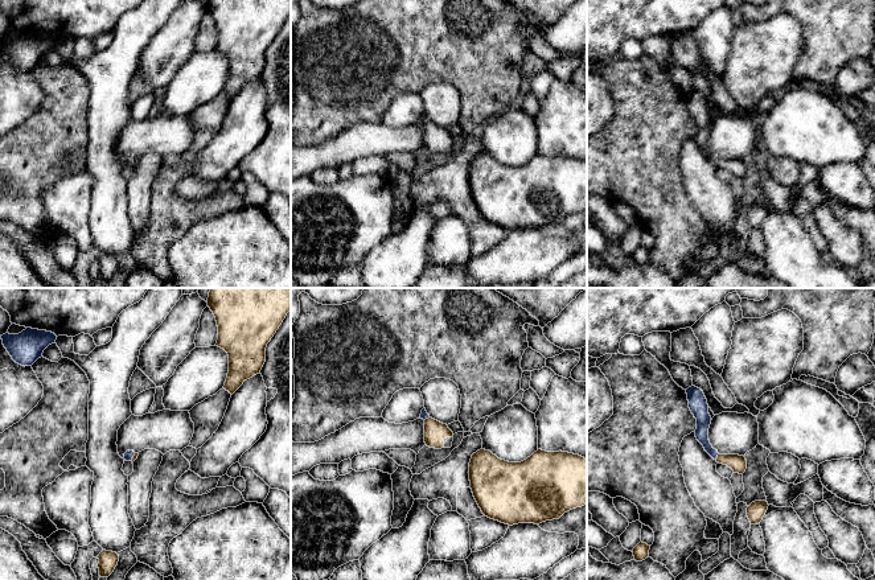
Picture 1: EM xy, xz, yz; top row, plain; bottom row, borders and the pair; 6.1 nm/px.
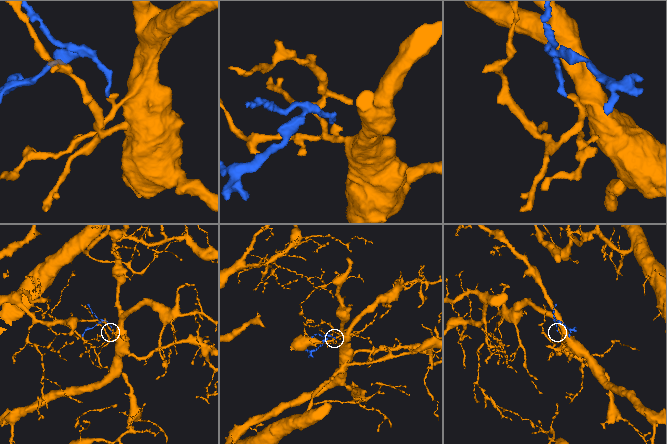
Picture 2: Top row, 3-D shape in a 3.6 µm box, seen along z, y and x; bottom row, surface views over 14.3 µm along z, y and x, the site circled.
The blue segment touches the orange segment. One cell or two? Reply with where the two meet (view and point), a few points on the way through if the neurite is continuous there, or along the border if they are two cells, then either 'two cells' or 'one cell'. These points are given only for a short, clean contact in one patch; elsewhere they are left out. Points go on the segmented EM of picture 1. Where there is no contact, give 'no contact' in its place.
contact yz (717, 456); way yz (703, 419), (703, 440), (717, 456), (738, 464); one cell

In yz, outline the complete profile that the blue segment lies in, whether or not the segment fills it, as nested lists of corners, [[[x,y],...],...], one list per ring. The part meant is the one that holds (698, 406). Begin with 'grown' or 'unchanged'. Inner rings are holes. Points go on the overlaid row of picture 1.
grown; [[[695,386],[686,390],[689,408],[697,419],[695,437],[703,445],[704,451],[719,464],[727,465],[734,473],[743,474],[747,469],[747,460],[739,454],[719,454],[712,448],[708,440],[708,428],[711,424],[711,416],[708,414],[708,404],[703,391]]]

